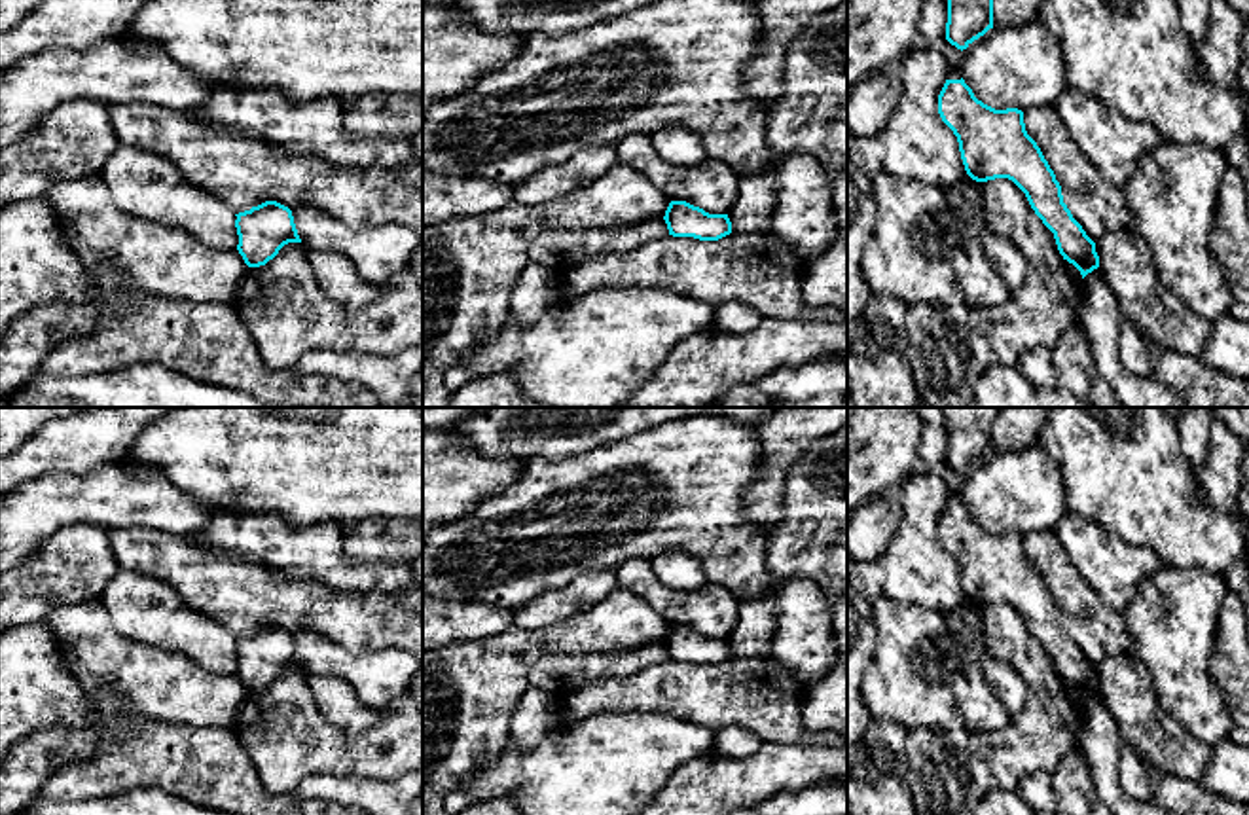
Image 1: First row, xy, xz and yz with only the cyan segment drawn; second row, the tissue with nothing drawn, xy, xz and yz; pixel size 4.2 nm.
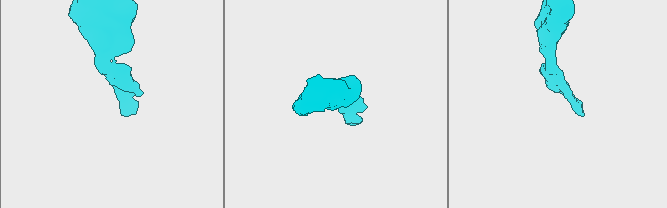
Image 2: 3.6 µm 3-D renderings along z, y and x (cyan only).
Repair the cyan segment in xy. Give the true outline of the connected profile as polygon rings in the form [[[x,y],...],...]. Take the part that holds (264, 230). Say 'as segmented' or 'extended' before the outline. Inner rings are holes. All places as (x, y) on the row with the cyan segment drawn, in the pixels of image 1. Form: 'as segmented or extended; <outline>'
as segmented; [[[265,201],[235,216],[237,250],[248,267],[265,265],[288,243],[301,243],[292,210],[277,201]]]

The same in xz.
as segmented; [[[671,201],[663,216],[669,235],[718,241],[732,233],[728,214],[709,214],[686,201]]]

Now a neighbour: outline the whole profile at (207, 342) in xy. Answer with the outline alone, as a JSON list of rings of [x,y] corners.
[[[114,262],[97,265],[97,286],[97,330],[63,341],[44,358],[40,371],[100,375],[150,362],[248,392],[275,408],[383,408],[368,389],[269,368],[233,303],[190,303],[131,292]]]

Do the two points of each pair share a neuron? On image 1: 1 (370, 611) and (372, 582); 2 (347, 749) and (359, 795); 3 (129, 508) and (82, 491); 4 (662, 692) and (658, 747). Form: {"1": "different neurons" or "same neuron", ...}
{"1": "different neurons", "2": "different neurons", "3": "same neuron", "4": "different neurons"}

